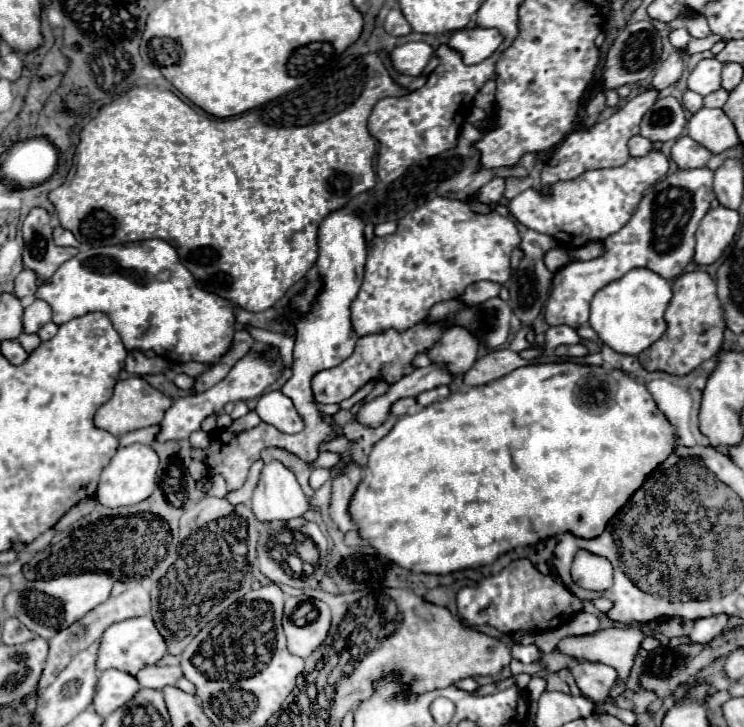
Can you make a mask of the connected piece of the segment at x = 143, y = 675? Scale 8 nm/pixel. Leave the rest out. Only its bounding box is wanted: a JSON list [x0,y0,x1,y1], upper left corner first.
[136,665,182,689]

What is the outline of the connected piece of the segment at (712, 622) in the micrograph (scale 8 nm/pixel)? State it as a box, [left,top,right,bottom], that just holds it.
[690,615,728,643]

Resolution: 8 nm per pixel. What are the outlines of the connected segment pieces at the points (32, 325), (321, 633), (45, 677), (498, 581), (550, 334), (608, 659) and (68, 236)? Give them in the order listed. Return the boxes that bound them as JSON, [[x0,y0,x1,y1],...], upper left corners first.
[[22,299,52,333],[282,597,330,659],[36,587,150,693],[458,559,582,633],[546,325,580,349],[558,627,644,677],[54,227,80,247]]

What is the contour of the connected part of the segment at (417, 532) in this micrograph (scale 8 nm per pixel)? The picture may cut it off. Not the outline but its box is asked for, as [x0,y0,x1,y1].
[352,361,678,575]

